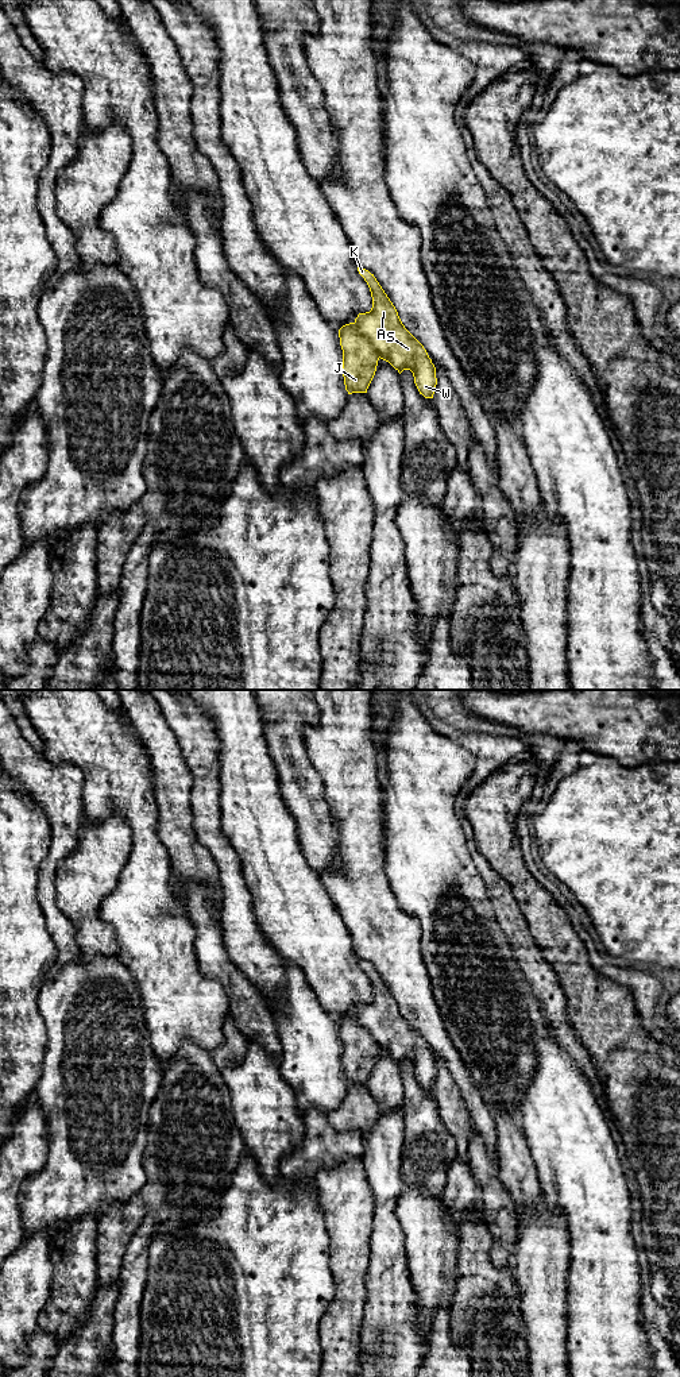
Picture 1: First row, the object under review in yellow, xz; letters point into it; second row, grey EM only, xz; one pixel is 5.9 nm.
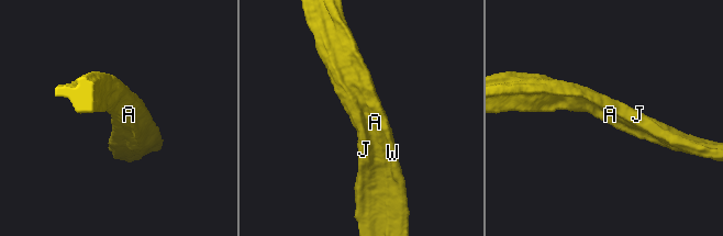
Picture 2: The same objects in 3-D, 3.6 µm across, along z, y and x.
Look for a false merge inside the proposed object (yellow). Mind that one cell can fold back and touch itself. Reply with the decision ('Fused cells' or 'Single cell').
Fused cells

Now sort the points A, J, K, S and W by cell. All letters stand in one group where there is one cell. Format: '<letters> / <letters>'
A K S W / J

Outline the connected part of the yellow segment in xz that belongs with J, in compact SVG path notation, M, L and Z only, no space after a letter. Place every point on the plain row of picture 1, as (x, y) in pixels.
M355 1014L339 1021L343 1041L343 1068L348 1085L367 1084L375 1066L379 1046L356 1019Z

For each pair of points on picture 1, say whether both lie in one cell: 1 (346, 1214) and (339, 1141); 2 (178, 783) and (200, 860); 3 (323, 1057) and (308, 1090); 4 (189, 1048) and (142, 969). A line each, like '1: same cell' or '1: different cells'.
1: different cells
2: same cell
3: same cell
4: different cells

